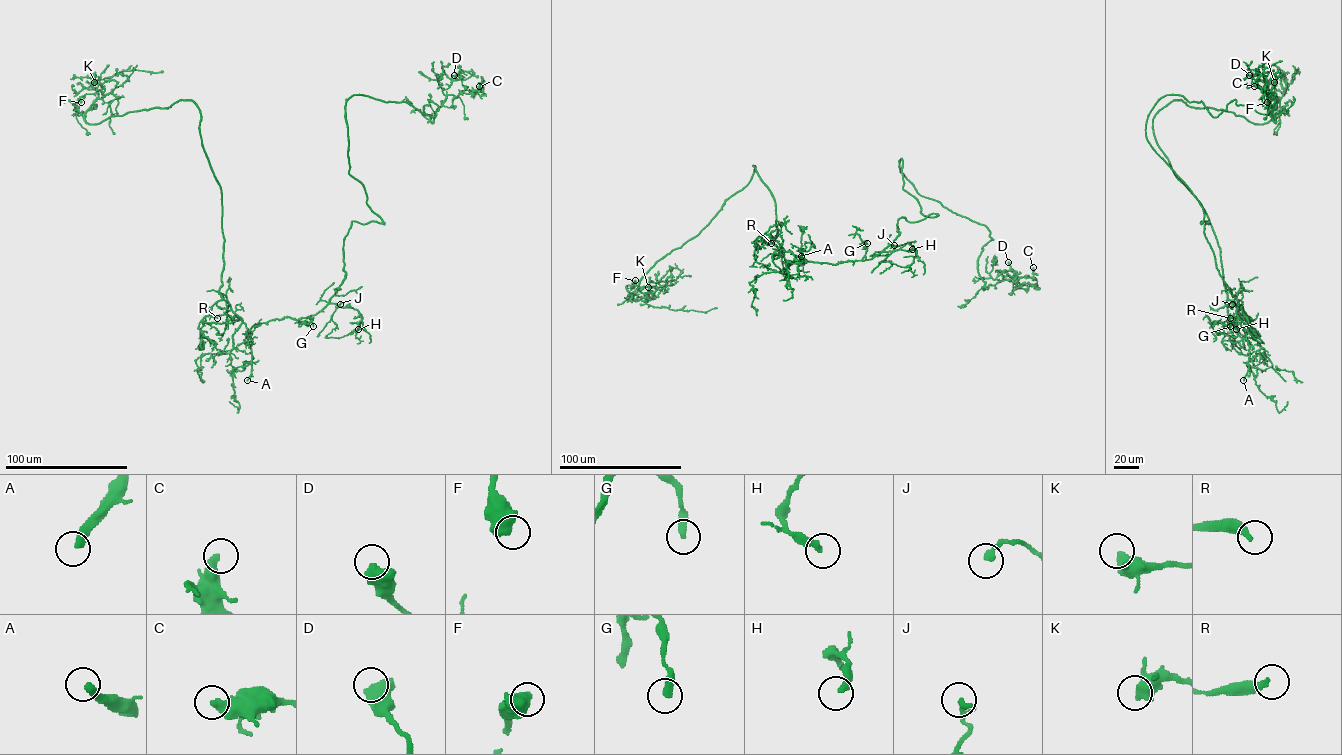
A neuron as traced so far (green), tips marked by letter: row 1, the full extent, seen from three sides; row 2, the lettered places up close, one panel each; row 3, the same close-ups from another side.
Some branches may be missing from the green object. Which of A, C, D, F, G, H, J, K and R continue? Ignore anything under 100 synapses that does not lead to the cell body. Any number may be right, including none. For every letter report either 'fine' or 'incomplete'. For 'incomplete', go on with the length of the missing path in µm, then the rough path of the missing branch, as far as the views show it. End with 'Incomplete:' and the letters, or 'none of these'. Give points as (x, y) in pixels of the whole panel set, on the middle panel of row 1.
A: incomplete; missing 90 µm
C: fine
D: fine
F: fine
G: fine
H: fine
J: fine
K: fine
R: fine
Incomplete: A

